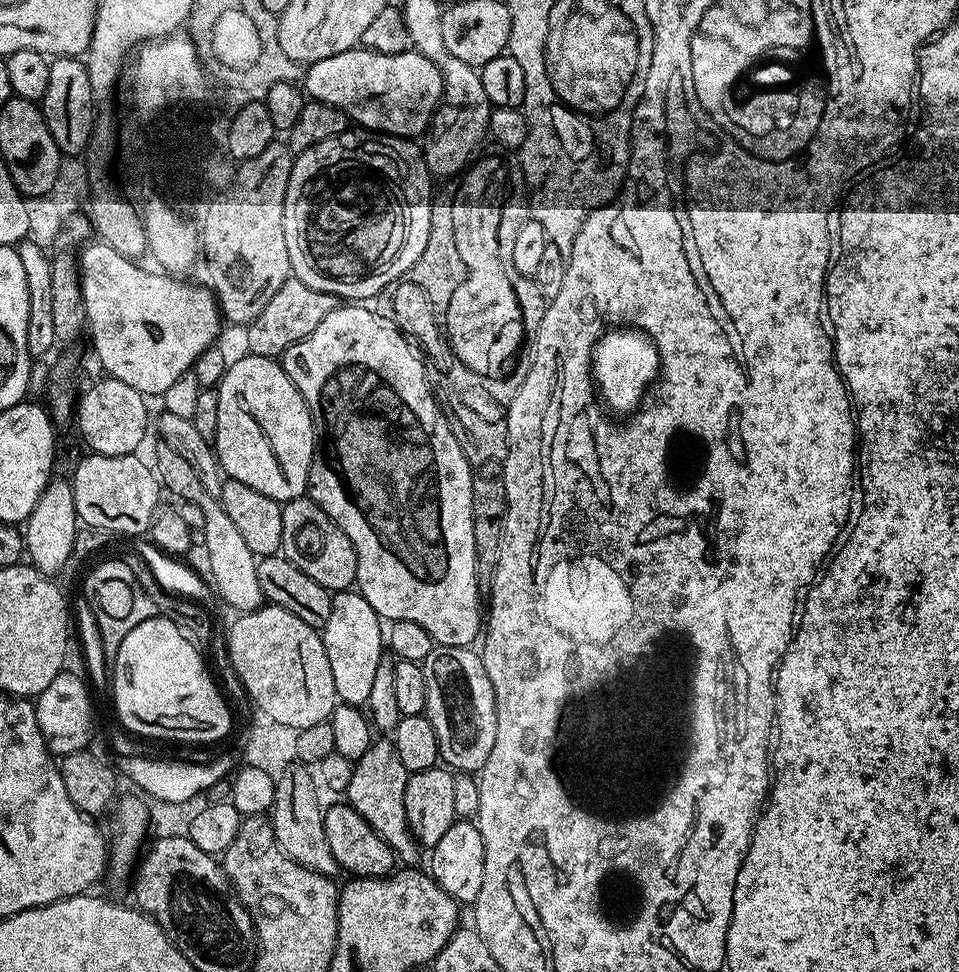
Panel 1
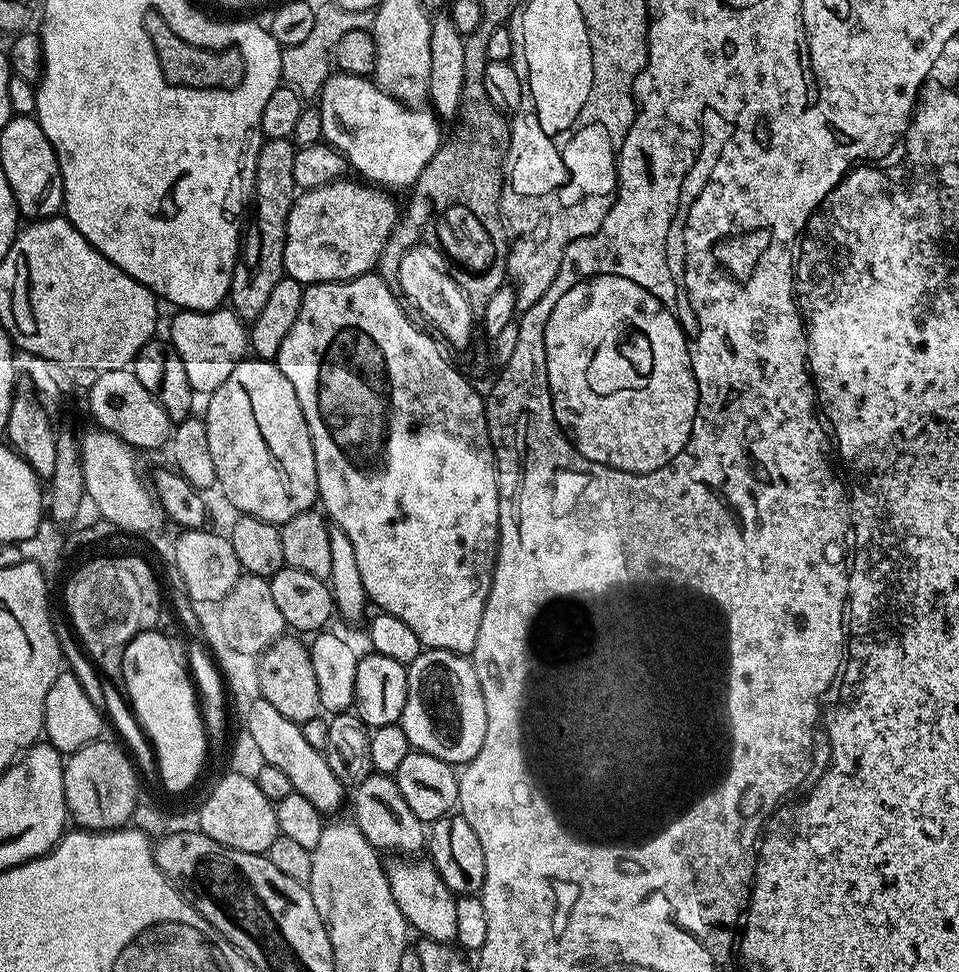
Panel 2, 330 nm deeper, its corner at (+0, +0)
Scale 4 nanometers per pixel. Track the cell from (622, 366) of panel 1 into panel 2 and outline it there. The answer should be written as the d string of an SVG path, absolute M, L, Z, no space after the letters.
M589 276L587 280L577 282L573 288L566 290L554 306L546 322L546 374L548 384L556 387L556 392L564 396L564 404L576 412L576 436L580 436L580 448L592 456L592 460L608 460L608 464L620 464L620 468L646 468L653 472L663 465L688 436L688 424L692 424L692 404L698 401L698 388L692 388L692 363L688 353L688 339L676 317L667 310L660 312L608 312L608 288L599 276Z

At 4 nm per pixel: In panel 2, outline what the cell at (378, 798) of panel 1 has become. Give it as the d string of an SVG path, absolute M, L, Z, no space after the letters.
M392 858L387 861L386 871L390 882L390 894L394 894L394 902L398 902L398 910L406 918L409 929L425 940L452 944L458 934L458 910L455 892L451 892L442 882L438 870L427 859L416 860L411 864L408 858Z

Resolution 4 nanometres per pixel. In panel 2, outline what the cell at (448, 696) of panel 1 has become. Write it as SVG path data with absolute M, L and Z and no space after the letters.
M430 648L421 650L407 670L406 706L399 725L409 745L453 766L470 763L486 738L486 702L471 659L459 652Z

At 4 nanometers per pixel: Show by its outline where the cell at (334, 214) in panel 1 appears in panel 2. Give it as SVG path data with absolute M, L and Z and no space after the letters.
M356 178L335 180L309 192L301 191L286 222L285 273L305 286L369 275L377 267L398 219L398 204L396 208L387 195L391 196Z

